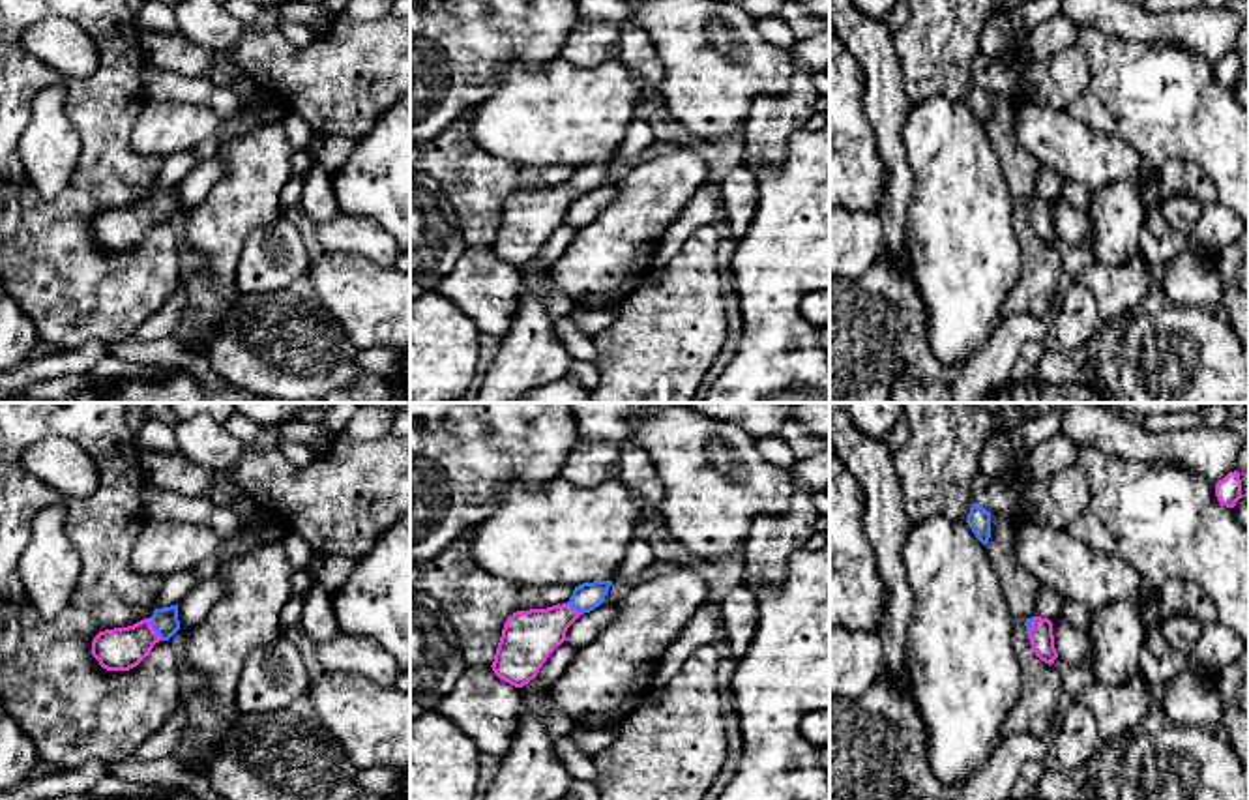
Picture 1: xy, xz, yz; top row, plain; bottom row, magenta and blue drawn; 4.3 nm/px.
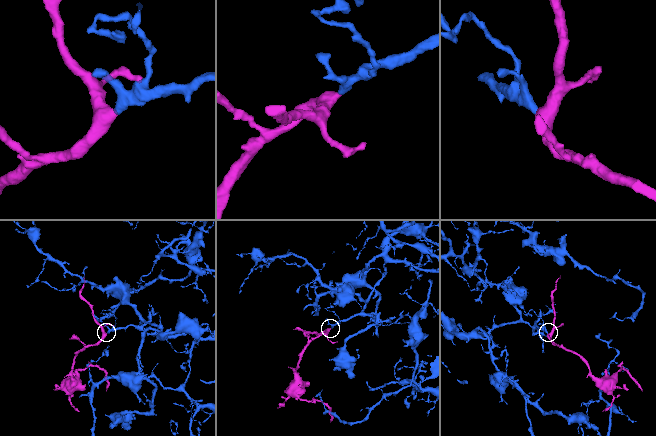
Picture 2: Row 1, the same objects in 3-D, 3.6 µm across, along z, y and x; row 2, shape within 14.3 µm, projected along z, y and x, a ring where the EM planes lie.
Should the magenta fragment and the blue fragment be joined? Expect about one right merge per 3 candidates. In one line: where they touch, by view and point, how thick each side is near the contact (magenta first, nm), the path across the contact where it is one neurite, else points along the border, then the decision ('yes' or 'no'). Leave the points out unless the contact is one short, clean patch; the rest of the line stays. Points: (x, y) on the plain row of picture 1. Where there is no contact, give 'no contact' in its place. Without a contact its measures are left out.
contact xy (152, 210); calibres 190 and 120 nm; way xy (120, 229), (152, 210), (165, 203); yes

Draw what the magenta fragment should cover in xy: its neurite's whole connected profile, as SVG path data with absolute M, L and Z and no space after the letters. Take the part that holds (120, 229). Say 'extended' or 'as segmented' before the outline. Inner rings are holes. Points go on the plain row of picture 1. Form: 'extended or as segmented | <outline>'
extended | M178 184L155 189L150 199L144 199L127 208L99 212L92 221L92 236L107 251L129 251L137 247L159 221L169 221L180 210Z

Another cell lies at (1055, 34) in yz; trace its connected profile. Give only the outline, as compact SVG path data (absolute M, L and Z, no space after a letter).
M1064 15L1039 22L1030 34L1017 39L1017 64L1028 66L1047 60L1060 51L1077 45L1079 28Z

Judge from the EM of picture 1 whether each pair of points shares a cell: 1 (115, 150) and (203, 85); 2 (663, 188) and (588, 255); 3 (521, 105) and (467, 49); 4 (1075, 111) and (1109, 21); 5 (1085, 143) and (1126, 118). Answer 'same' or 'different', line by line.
1: different
2: same
3: different
4: different
5: different

